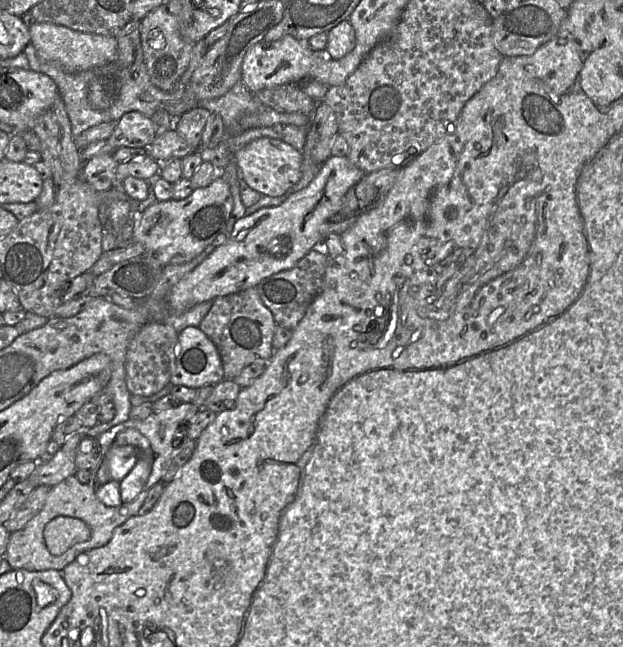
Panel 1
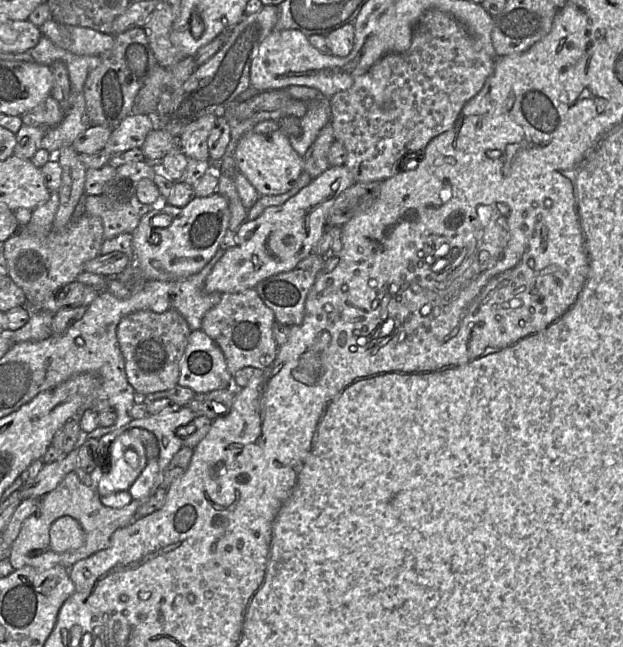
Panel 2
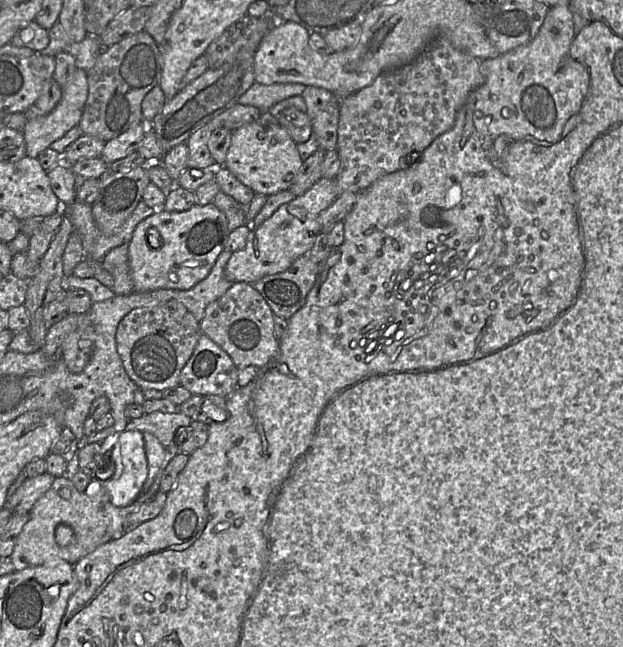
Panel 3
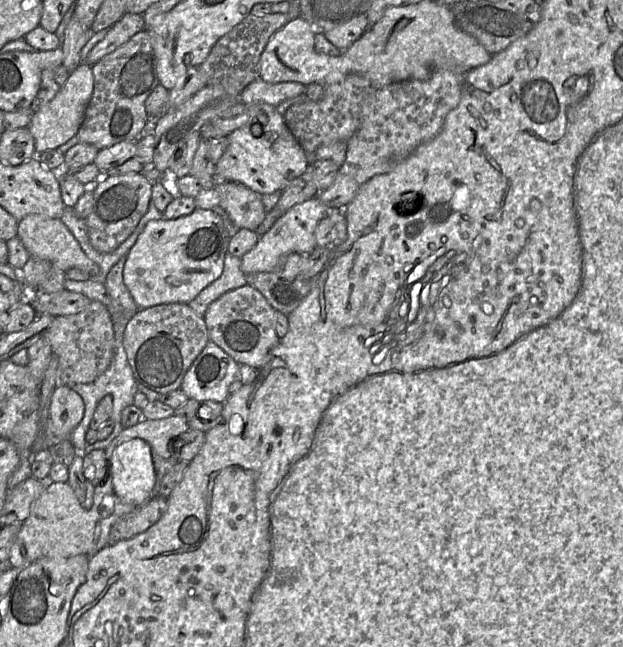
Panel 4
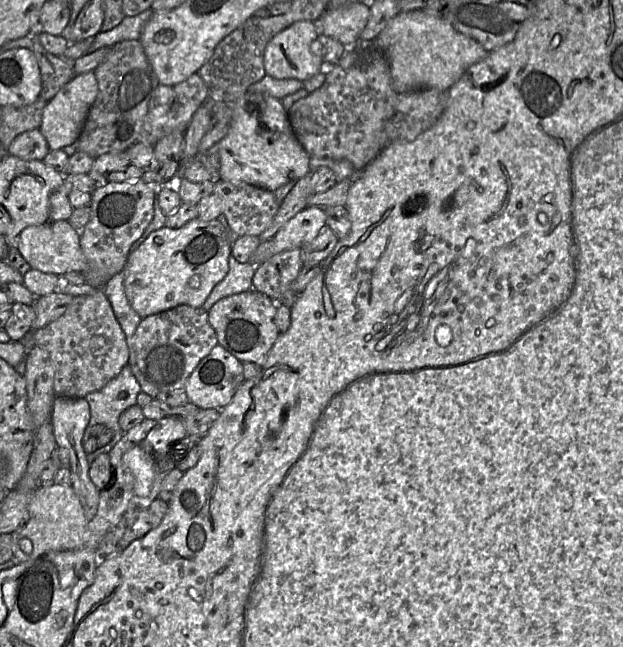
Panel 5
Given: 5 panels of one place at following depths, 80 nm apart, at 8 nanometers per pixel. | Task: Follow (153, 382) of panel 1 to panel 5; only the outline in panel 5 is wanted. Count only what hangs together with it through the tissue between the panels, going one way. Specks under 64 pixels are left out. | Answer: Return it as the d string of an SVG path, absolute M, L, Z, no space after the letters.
M185 304L142 318L134 334L137 367L160 392L184 389L193 370L217 344L208 312Z

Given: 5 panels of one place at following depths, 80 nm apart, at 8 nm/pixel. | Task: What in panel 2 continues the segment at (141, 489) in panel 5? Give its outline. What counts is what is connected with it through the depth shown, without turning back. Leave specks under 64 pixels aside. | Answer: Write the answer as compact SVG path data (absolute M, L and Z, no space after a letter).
M127 430L115 439L103 460L105 469L97 484L100 497L128 491L145 468L147 456L143 442Z

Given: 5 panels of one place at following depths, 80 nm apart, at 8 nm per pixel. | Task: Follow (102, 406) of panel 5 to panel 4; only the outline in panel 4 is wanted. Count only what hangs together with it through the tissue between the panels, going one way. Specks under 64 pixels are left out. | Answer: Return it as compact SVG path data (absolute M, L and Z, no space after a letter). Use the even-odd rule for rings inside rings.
M115 339L115 346L114 346L114 355L113 359L106 369L100 376L98 376L93 382L88 384L74 384L74 385L67 385L76 393L78 393L85 404L85 411L84 416L79 423L79 425L73 430L71 435L71 442L74 445L77 453L80 452L83 455L91 450L94 449L101 449L105 450L107 446L122 432L124 429L121 423L121 414L125 407L134 404L134 396L138 391L137 382L134 378L131 366L129 365L126 352L123 347L123 342L116 342ZM106 395L112 396L112 413L111 419L114 422L114 428L112 433L104 440L97 440L95 443L89 445L86 442L86 432L90 427L90 422L93 417L94 411L97 407L97 404L100 400L105 397Z

